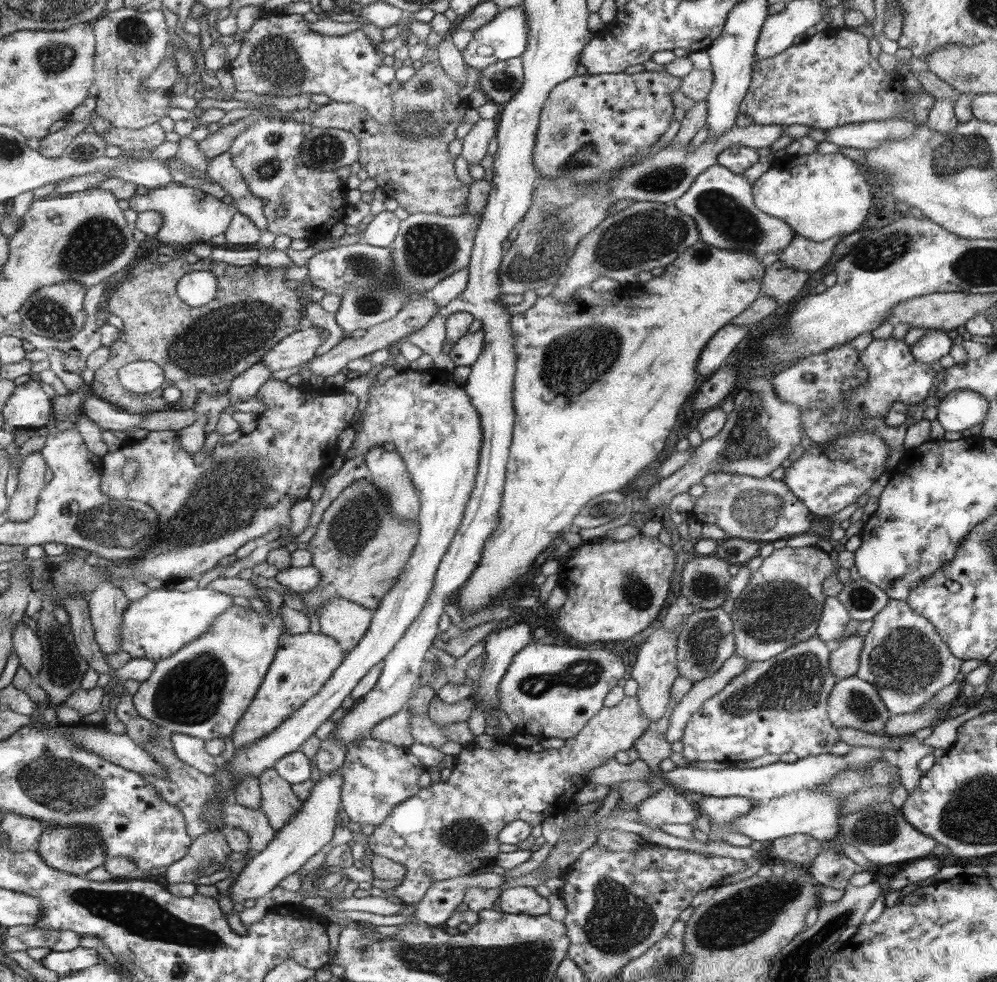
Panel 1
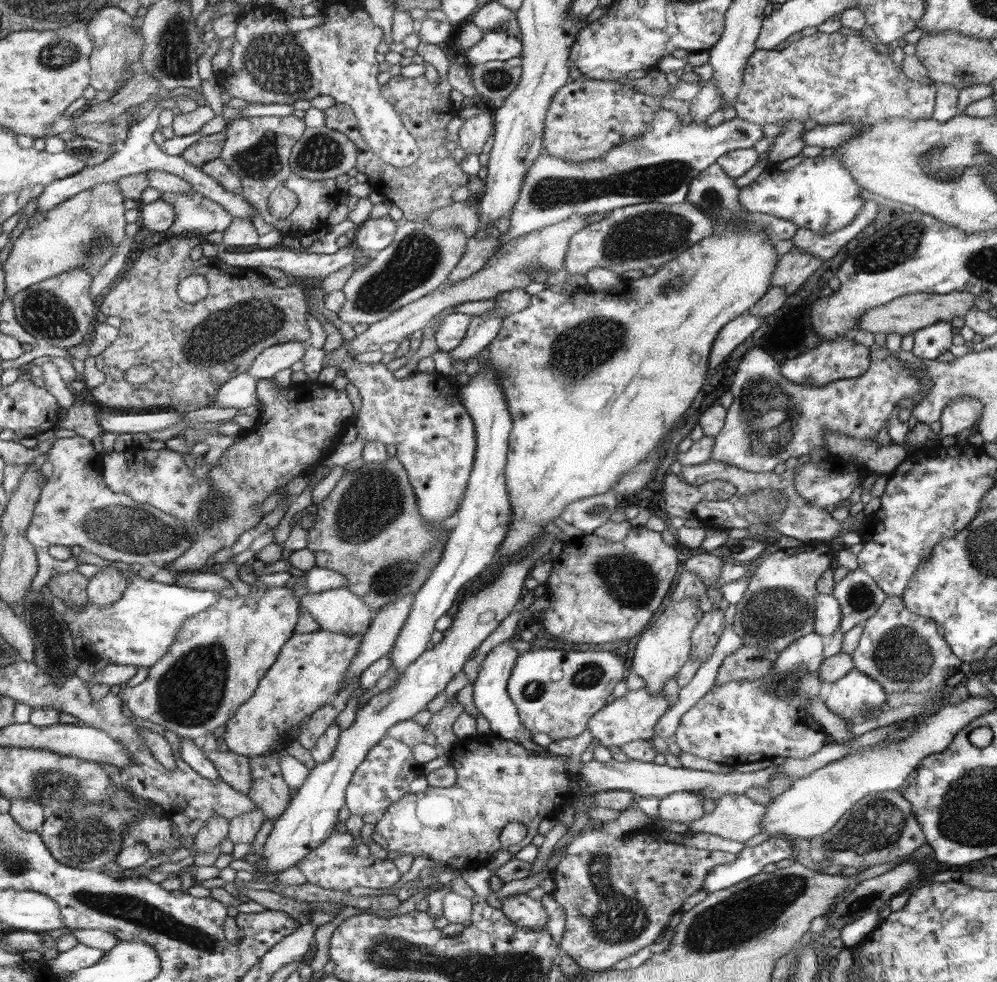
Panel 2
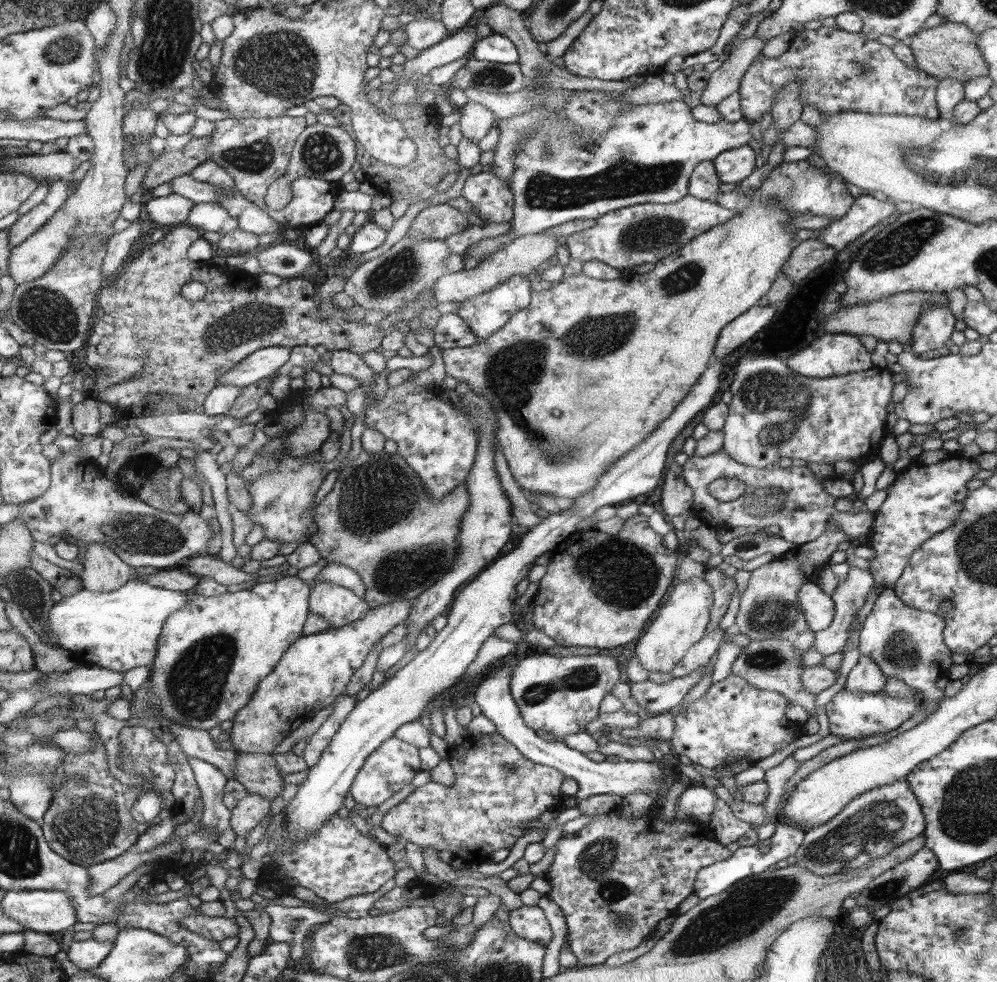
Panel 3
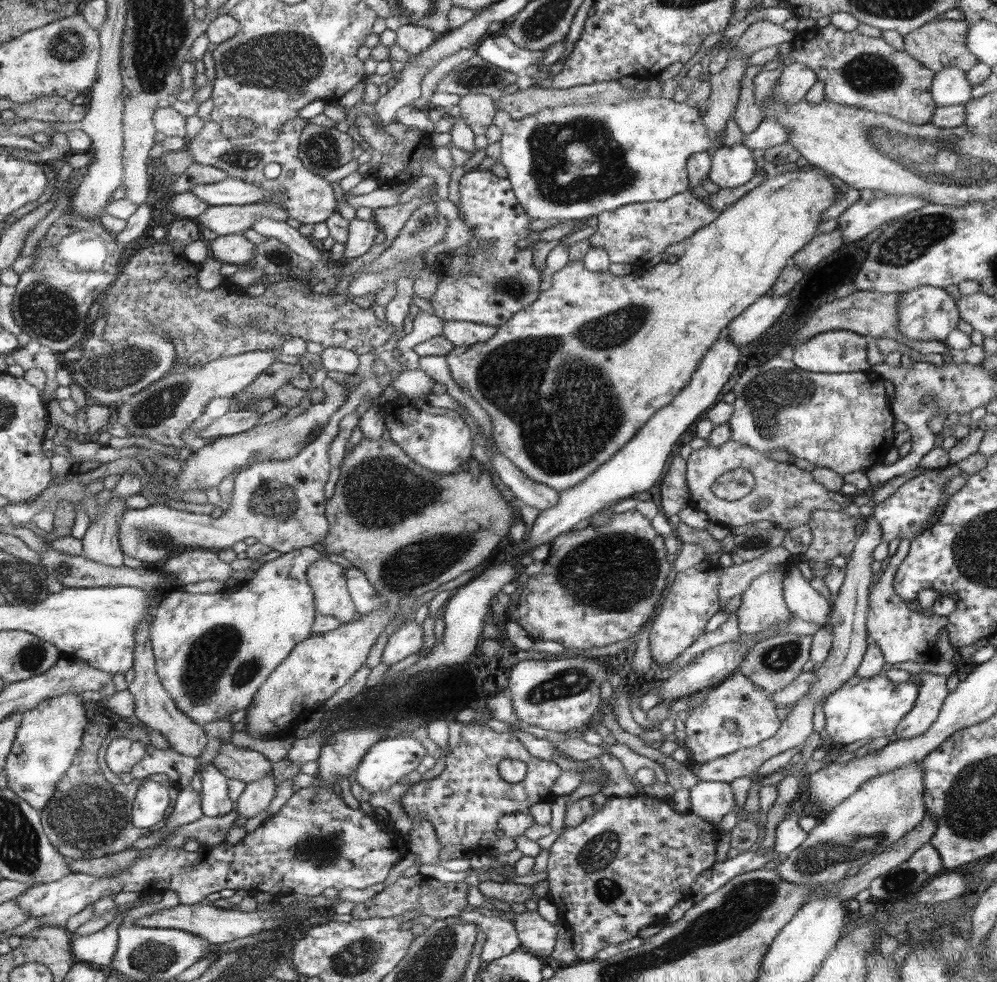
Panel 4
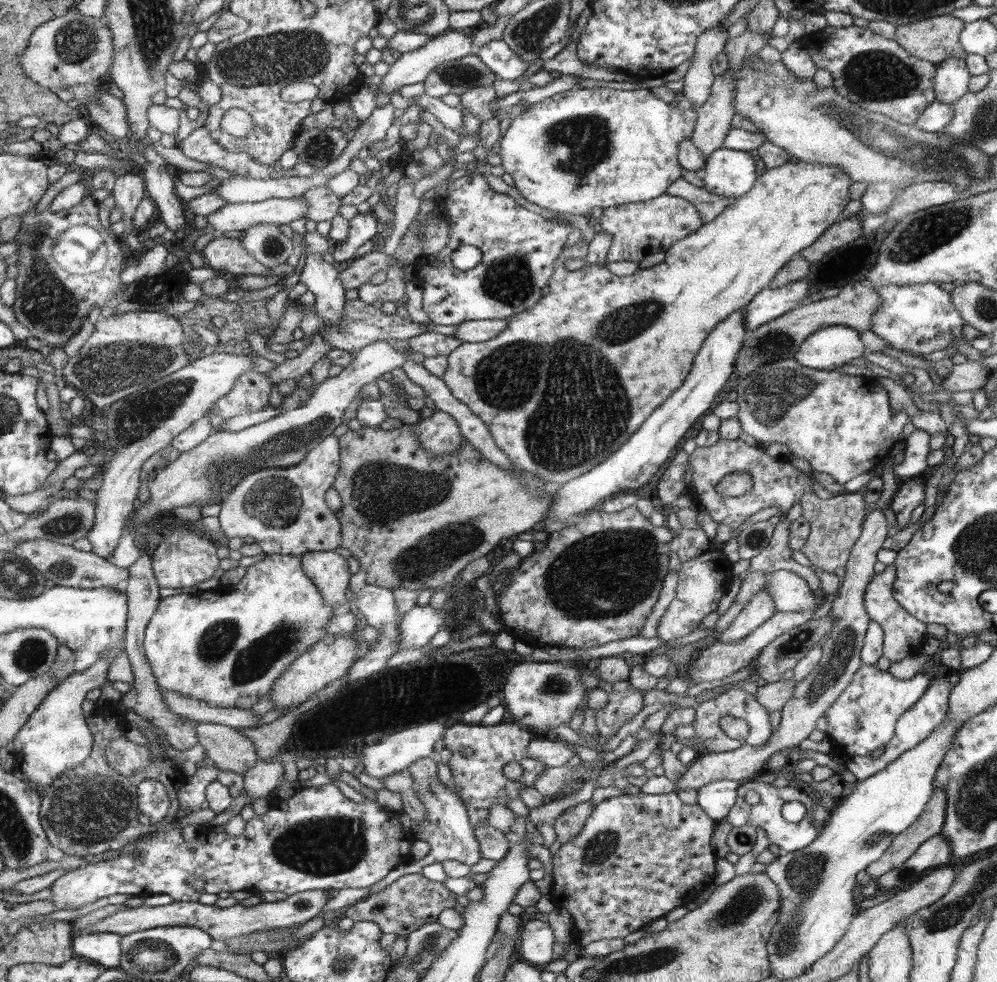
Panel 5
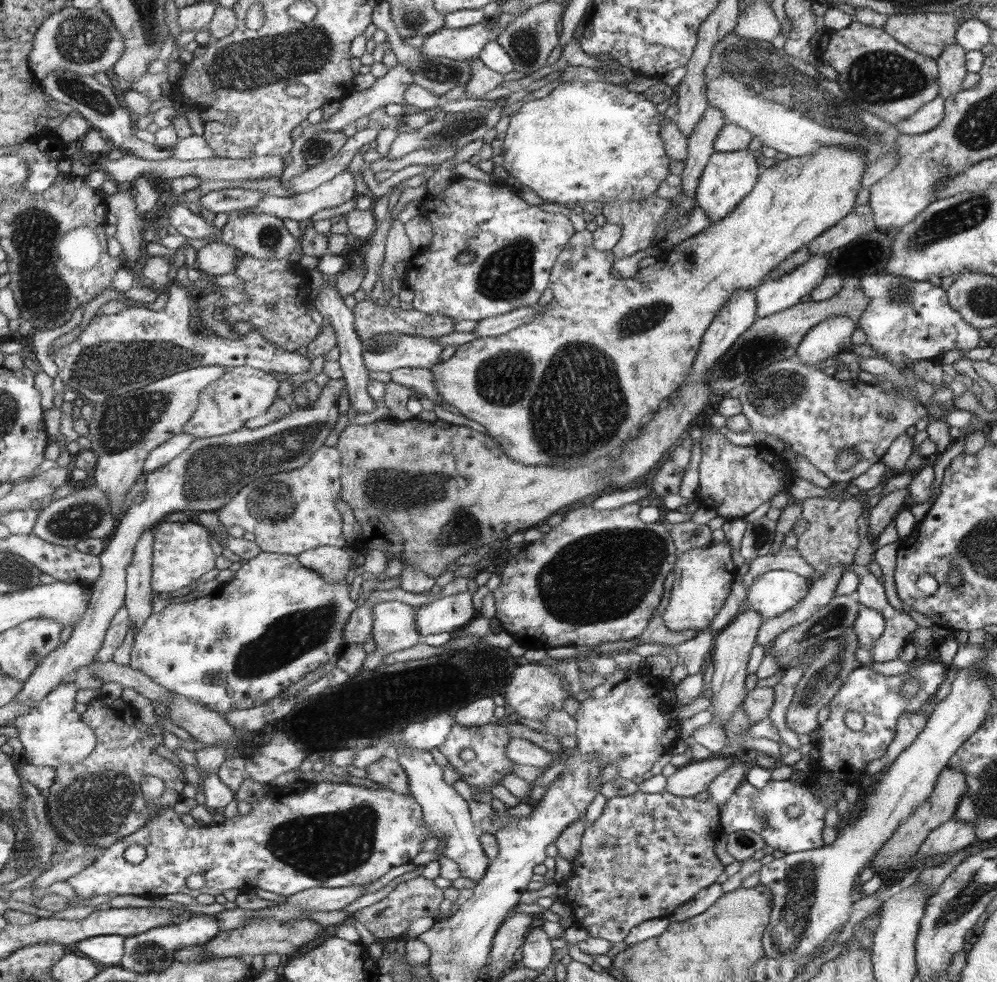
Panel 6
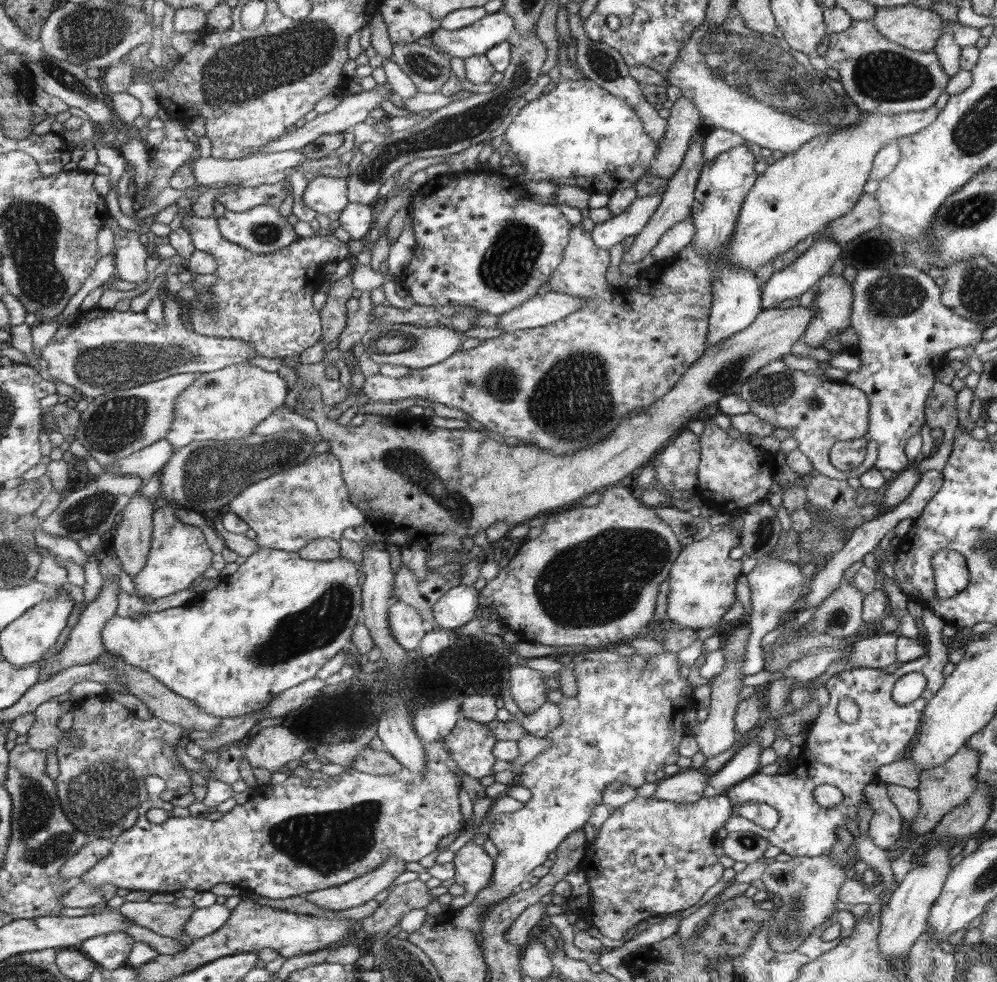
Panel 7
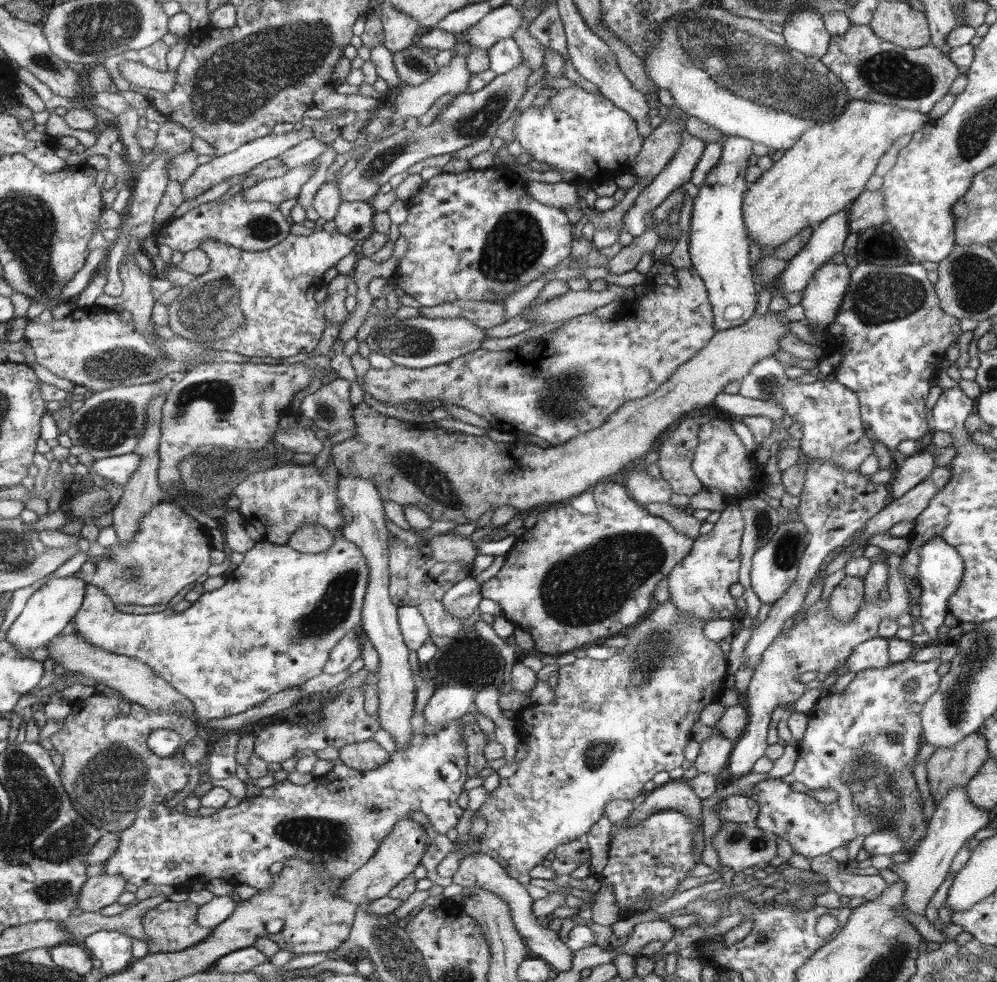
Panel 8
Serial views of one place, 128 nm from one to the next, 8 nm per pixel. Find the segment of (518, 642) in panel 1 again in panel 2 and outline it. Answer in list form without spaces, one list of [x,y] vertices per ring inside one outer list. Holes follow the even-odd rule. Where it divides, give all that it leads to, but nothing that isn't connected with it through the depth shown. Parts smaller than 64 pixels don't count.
[[[504,642],[498,644],[491,652],[489,652],[480,665],[478,671],[478,677],[473,685],[473,703],[475,707],[484,715],[484,718],[489,722],[489,728],[491,734],[496,737],[503,737],[506,740],[513,740],[523,745],[526,752],[532,752],[533,755],[551,757],[556,754],[552,754],[548,747],[544,748],[540,745],[536,745],[532,741],[532,734],[521,722],[518,714],[518,709],[514,704],[514,701],[507,693],[507,682],[509,681],[512,669],[514,668],[516,659],[519,652],[510,644],[510,642]]]

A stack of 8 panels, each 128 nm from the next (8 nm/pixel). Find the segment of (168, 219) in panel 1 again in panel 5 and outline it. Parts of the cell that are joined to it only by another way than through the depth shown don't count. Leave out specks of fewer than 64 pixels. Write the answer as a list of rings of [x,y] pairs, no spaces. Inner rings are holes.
[[[298,196],[290,199],[274,198],[256,203],[226,203],[205,217],[215,235],[222,235],[230,230],[244,231],[257,224],[289,225],[292,220],[302,218],[306,209],[305,198]]]

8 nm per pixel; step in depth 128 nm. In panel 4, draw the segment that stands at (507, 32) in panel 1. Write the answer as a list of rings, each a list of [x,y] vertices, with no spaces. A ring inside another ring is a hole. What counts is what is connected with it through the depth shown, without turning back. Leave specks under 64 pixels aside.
[[[489,33],[480,41],[476,53],[489,64],[524,76],[528,66],[546,58],[547,50],[526,50],[516,46],[514,41],[503,34]]]

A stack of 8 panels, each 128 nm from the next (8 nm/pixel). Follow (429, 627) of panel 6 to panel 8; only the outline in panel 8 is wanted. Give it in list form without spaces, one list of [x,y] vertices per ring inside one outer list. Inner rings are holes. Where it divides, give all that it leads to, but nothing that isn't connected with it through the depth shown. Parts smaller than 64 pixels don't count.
[[[469,574],[468,578],[456,583],[446,592],[443,596],[443,604],[446,605],[449,614],[467,619],[476,612],[482,599],[481,584],[476,582],[476,577]]]

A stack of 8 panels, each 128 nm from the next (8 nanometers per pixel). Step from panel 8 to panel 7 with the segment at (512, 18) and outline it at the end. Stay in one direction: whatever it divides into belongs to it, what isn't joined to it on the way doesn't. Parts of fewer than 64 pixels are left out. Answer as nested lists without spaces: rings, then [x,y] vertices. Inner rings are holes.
[[[500,10],[487,13],[481,20],[461,30],[437,29],[431,34],[431,45],[438,46],[450,59],[466,60],[486,54],[490,48],[507,41],[514,28],[515,23],[508,13]]]

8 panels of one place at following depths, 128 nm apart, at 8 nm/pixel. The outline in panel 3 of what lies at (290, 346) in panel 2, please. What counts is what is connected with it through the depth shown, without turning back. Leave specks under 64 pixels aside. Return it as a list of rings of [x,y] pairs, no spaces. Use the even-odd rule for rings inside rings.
[[[275,346],[261,348],[247,356],[242,363],[231,370],[227,370],[219,379],[218,385],[236,385],[247,387],[256,384],[259,380],[275,374],[278,369],[290,360],[291,348]]]

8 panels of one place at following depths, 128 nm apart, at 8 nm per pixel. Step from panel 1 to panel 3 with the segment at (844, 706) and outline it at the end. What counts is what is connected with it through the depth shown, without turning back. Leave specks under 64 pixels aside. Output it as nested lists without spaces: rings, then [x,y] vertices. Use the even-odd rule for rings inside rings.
[[[861,654],[858,663],[846,676],[843,687],[849,692],[877,693],[885,688],[887,676],[878,668],[878,665],[865,654]]]

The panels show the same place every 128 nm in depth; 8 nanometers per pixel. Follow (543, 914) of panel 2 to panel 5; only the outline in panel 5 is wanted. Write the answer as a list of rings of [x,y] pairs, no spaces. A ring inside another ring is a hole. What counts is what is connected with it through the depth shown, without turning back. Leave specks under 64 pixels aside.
[[[534,917],[529,919],[520,927],[517,938],[517,949],[529,963],[548,964],[554,960],[554,929],[548,926],[548,922]]]

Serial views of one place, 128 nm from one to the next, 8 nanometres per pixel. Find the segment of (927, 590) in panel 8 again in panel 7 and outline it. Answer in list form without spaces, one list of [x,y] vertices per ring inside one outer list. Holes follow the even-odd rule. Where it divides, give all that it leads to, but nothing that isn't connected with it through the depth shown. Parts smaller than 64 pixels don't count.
[[[941,550],[932,559],[936,594],[939,599],[955,597],[969,582],[966,559],[954,550]],[[922,606],[922,626],[926,629],[928,650],[923,657],[914,662],[901,663],[892,674],[882,669],[852,667],[834,674],[826,683],[831,696],[830,703],[816,719],[812,720],[805,735],[797,763],[786,776],[767,776],[757,772],[751,778],[729,788],[724,794],[735,806],[745,802],[758,802],[772,806],[779,812],[778,824],[772,830],[764,830],[760,825],[745,822],[742,816],[734,813],[725,827],[729,832],[750,831],[765,838],[770,845],[778,846],[782,852],[792,857],[813,857],[828,855],[838,839],[836,828],[845,824],[847,815],[857,820],[857,808],[860,804],[869,804],[864,787],[878,783],[877,772],[880,766],[908,757],[908,746],[914,740],[916,730],[923,720],[923,711],[931,698],[945,683],[944,666],[950,656],[943,642],[942,630],[946,623],[929,606]],[[919,672],[927,678],[926,690],[920,698],[910,704],[894,704],[891,688],[904,674]],[[844,697],[853,700],[860,709],[860,716],[854,724],[841,720],[837,713],[838,702]],[[832,785],[843,794],[842,802],[833,807],[823,807],[816,802],[813,792],[817,786]]]

